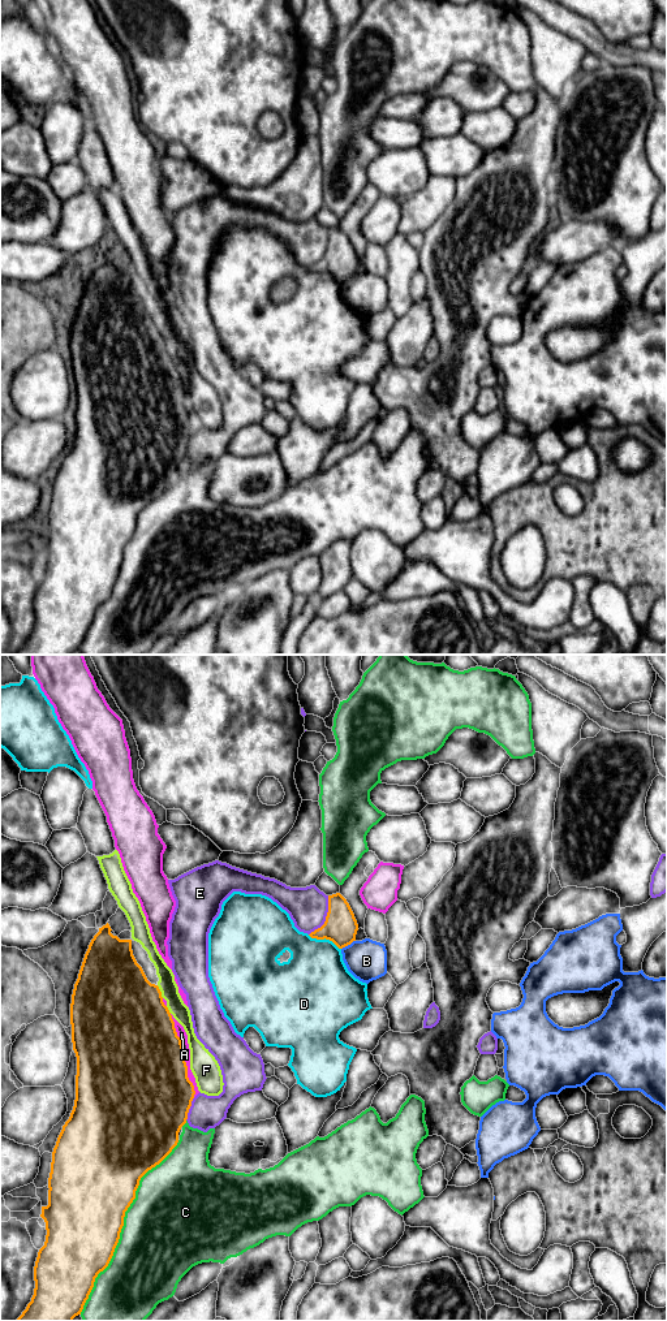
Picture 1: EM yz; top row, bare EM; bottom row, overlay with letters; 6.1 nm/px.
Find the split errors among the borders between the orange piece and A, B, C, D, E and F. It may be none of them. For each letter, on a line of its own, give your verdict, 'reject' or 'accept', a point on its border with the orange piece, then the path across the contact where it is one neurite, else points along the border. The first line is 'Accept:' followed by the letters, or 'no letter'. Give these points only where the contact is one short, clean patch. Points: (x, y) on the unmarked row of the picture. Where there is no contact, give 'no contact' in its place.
Accept: no letter
A: reject; contact yz (183, 389)
B: reject; contact yz (348, 277); border yz (354, 273), (341, 283)
C: reject; contact yz (123, 558)
D: reject; contact yz (325, 271)
E: reject; contact yz (326, 250)
F: reject; contact yz (160, 326)

